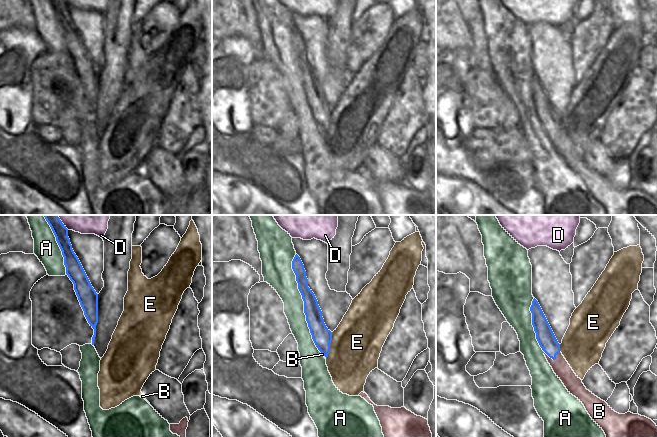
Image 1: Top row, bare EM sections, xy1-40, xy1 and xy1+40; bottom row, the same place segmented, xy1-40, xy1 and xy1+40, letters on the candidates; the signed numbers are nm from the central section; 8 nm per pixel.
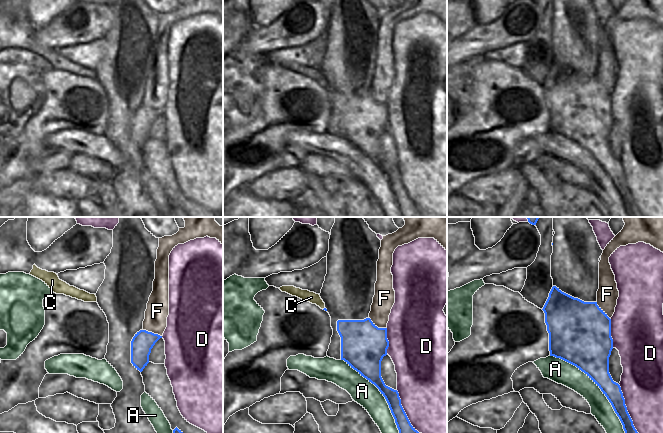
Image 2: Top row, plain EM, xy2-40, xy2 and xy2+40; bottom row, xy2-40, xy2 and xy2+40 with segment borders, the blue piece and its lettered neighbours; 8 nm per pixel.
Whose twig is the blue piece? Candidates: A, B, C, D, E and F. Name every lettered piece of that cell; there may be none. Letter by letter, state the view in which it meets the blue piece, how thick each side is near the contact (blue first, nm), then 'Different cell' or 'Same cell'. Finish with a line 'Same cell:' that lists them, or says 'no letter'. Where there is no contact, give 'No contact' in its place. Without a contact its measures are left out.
A: Touches blue in xy2+40. Thickness 260 nm (blue) against 170 nm. Different cell
B: Touches blue in xy1+40. Thickness 140 nm (blue) against 140 nm. Same cell
C: No contact. Different cell
D: Touches blue in xy2+40. Thickness 140 nm (blue) against 340 nm. Different cell
E: Touches blue in xy1. Thickness 160 nm (blue) against 400 nm. Different cell
F: Touches blue in xy2. Thickness 360 nm (blue) against 170 nm. Different cell
Same cell: B

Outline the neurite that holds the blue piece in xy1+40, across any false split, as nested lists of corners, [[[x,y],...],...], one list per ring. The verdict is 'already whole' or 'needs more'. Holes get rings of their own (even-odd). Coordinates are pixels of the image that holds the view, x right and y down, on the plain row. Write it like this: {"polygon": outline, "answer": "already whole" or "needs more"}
{"polygon": [[[535,74],[530,87],[536,115],[548,139],[568,168],[584,181],[592,196],[604,207],[606,215],[657,215],[657,202],[651,195],[629,187],[619,190],[586,165],[560,128],[560,120]]], "answer": "needs more"}

